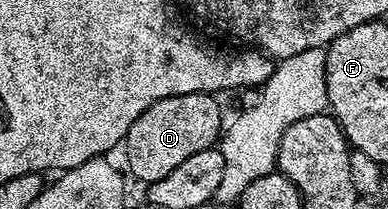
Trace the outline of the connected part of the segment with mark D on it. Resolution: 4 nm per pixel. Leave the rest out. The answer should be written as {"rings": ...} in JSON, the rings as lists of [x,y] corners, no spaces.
{"rings":[[[206,91],[165,97],[161,101],[157,101],[157,105],[149,105],[149,109],[145,109],[145,113],[141,113],[141,117],[137,117],[137,121],[133,121],[125,140],[128,167],[126,170],[129,175],[129,170],[131,170],[132,177],[140,179],[140,184],[143,185],[161,181],[161,177],[166,177],[172,169],[177,169],[177,165],[181,165],[181,161],[193,157],[193,153],[201,153],[201,149],[216,146],[220,142],[221,132],[225,127],[223,113],[225,113],[224,108],[219,105],[214,94]]]}

